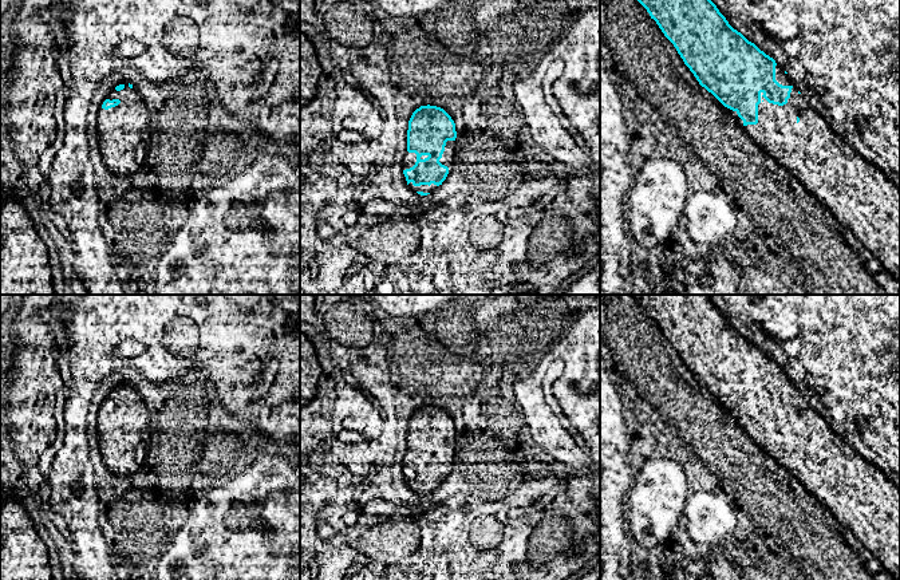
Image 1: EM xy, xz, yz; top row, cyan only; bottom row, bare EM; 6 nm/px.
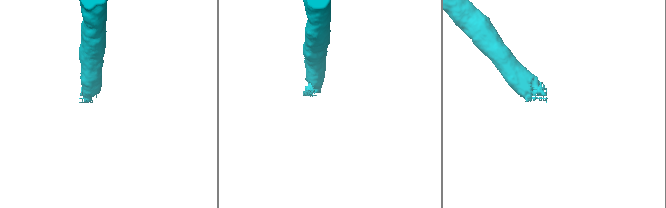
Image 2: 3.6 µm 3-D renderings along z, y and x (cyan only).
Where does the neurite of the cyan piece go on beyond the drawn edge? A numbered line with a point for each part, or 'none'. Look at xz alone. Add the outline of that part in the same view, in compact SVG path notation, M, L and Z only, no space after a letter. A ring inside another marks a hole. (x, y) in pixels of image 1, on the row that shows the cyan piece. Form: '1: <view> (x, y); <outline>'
1: xz (447, 157); M447 141L439 162L449 167L449 173L453 169L454 153L455 153L455 141Z

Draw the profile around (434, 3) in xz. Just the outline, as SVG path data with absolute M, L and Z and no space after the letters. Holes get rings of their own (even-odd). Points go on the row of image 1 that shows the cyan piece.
M375 0L378 4L430 4L434 8L449 0Z

